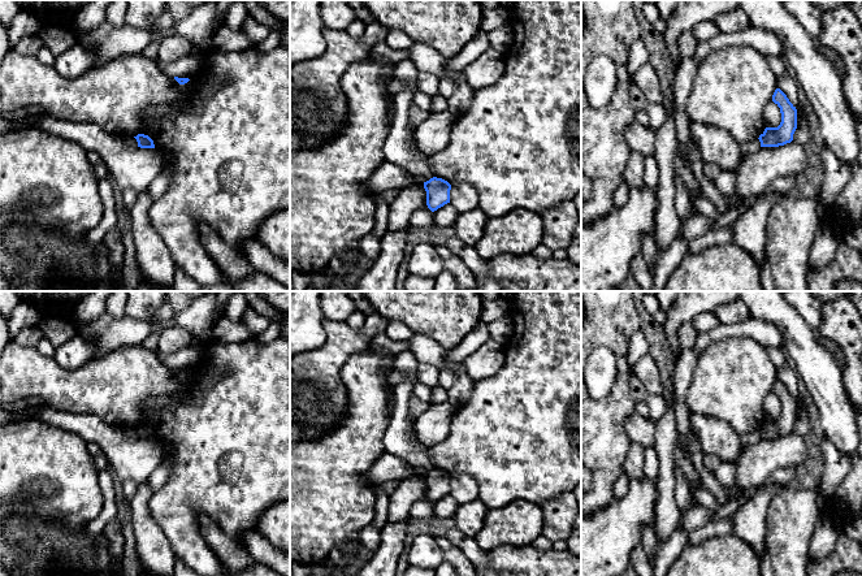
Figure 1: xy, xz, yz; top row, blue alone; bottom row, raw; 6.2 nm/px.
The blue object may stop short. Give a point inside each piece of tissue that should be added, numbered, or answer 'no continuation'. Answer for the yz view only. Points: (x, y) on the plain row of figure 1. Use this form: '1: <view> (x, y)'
no continuation

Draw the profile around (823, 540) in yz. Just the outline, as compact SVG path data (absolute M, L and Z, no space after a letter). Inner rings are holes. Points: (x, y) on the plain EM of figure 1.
M820 515L811 536L809 560L819 562L828 556L835 550L837 536L837 525L828 516Z

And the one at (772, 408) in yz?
M772 391L764 398L763 411L767 419L777 419L781 413L781 404Z

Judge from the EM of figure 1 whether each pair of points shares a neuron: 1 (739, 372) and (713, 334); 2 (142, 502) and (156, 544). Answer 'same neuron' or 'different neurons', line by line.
1: different neurons
2: same neuron

